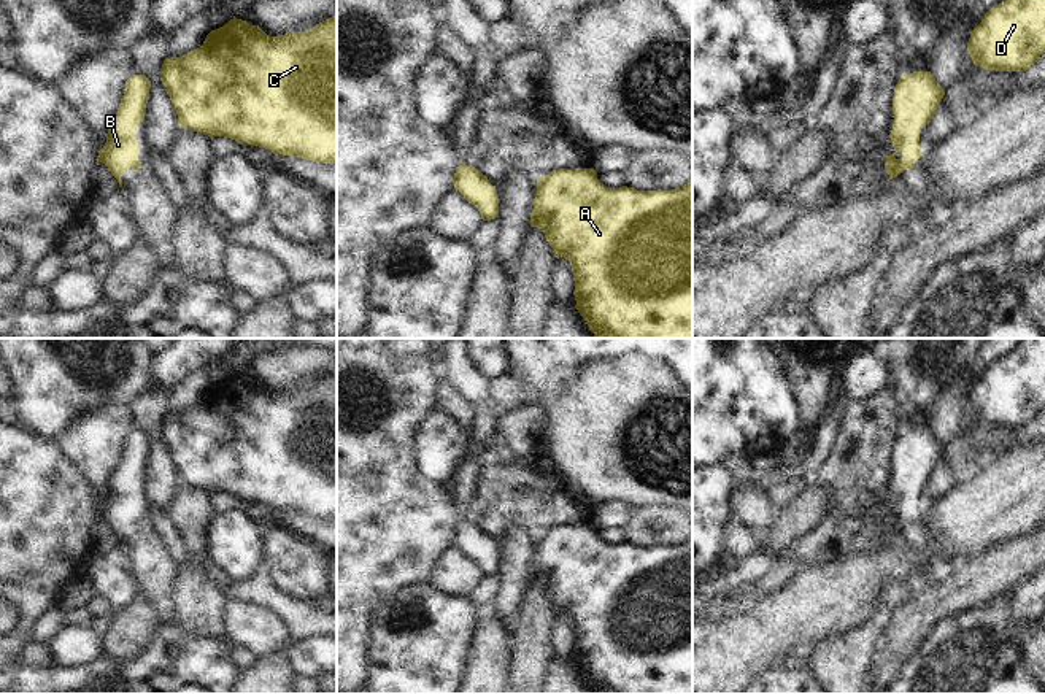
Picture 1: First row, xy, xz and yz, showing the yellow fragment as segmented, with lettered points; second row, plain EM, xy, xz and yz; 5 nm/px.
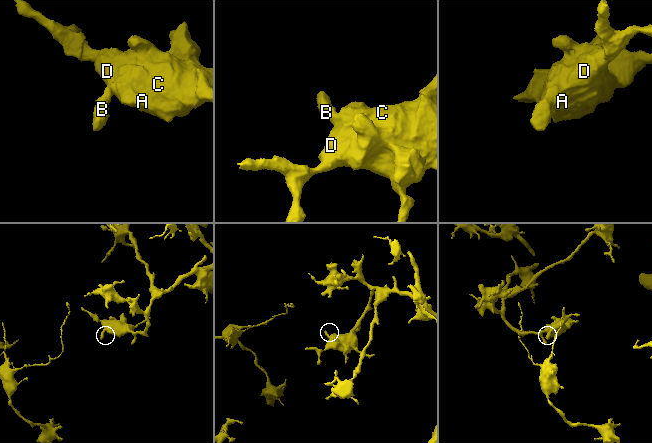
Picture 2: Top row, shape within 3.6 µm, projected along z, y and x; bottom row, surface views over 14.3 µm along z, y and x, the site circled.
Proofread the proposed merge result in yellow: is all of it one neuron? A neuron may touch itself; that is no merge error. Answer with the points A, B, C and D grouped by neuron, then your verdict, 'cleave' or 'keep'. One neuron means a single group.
A B C D | keep

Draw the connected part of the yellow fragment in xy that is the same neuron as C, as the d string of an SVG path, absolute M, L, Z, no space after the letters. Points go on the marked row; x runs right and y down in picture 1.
M337 14L307 32L276 37L233 16L211 30L200 48L167 57L160 79L179 129L232 138L276 156L337 162Z

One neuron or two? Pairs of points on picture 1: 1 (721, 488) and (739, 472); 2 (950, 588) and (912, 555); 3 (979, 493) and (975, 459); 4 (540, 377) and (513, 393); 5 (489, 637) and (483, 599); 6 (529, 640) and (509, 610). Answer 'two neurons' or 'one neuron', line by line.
1: two neurons
2: two neurons
3: two neurons
4: two neurons
5: two neurons
6: two neurons

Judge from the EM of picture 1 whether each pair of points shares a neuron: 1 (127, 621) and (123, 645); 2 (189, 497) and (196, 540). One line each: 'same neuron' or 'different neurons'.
1: same neuron
2: same neuron

